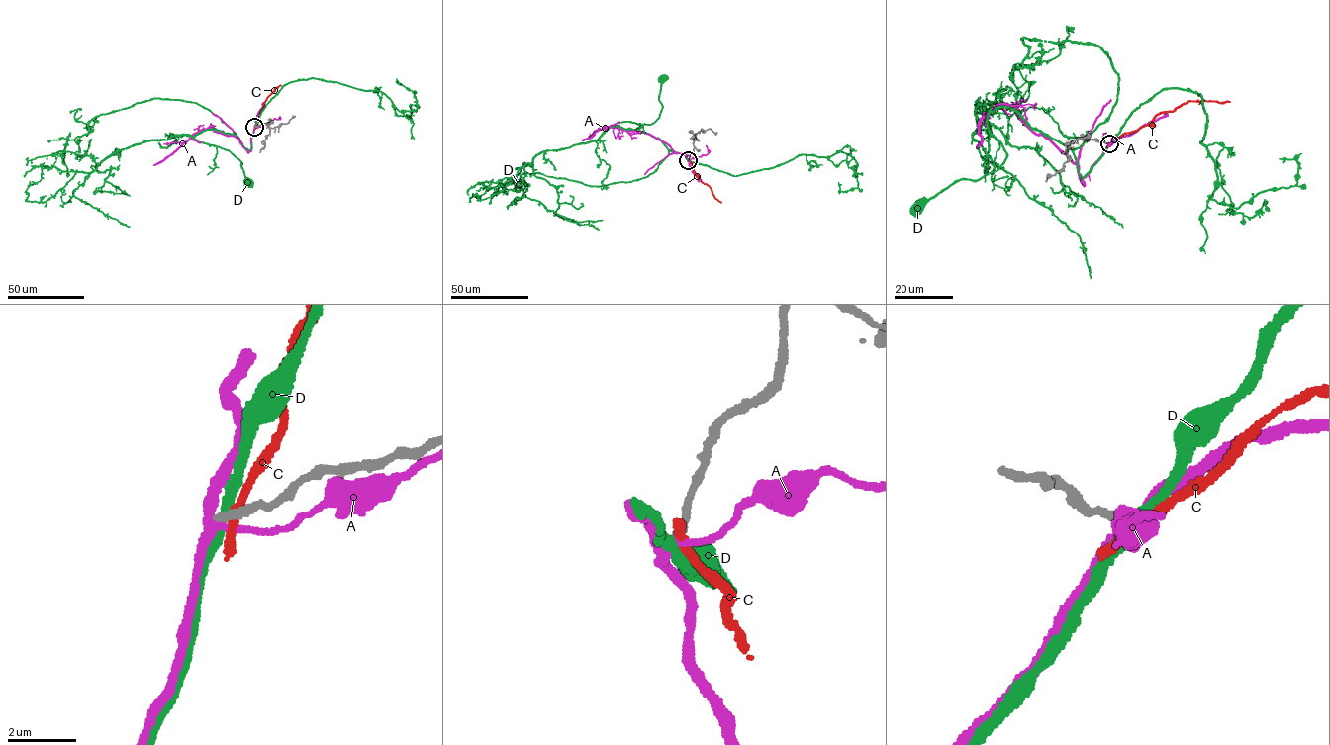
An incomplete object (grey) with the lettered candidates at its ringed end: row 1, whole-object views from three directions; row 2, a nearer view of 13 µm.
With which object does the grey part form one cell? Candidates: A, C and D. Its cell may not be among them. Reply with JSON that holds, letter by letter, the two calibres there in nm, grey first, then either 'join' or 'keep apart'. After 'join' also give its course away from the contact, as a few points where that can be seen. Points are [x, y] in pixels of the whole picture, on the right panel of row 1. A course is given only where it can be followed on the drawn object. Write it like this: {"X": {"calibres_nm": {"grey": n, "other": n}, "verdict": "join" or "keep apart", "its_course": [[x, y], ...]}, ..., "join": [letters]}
{"A": {"calibres_nm": {"grey": 260, "other": 300}, "verdict": "keep apart"}, "C": {"calibres_nm": {"grey": 280, "other": 260}, "verdict": "keep apart"}, "D": {"calibres_nm": {"grey": 260, "other": 300}, "verdict": "keep apart"}, "join": []}

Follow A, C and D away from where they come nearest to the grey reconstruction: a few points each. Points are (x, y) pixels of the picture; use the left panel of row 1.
A: (254, 127), (251, 150), (247, 152), (235, 137), (203, 129), (153, 165)
C: (255, 127), (265, 100), (281, 85)
D: (254, 127), (249, 150), (234, 134), (206, 130), (193, 138), (228, 149), (240, 161), (248, 183)

